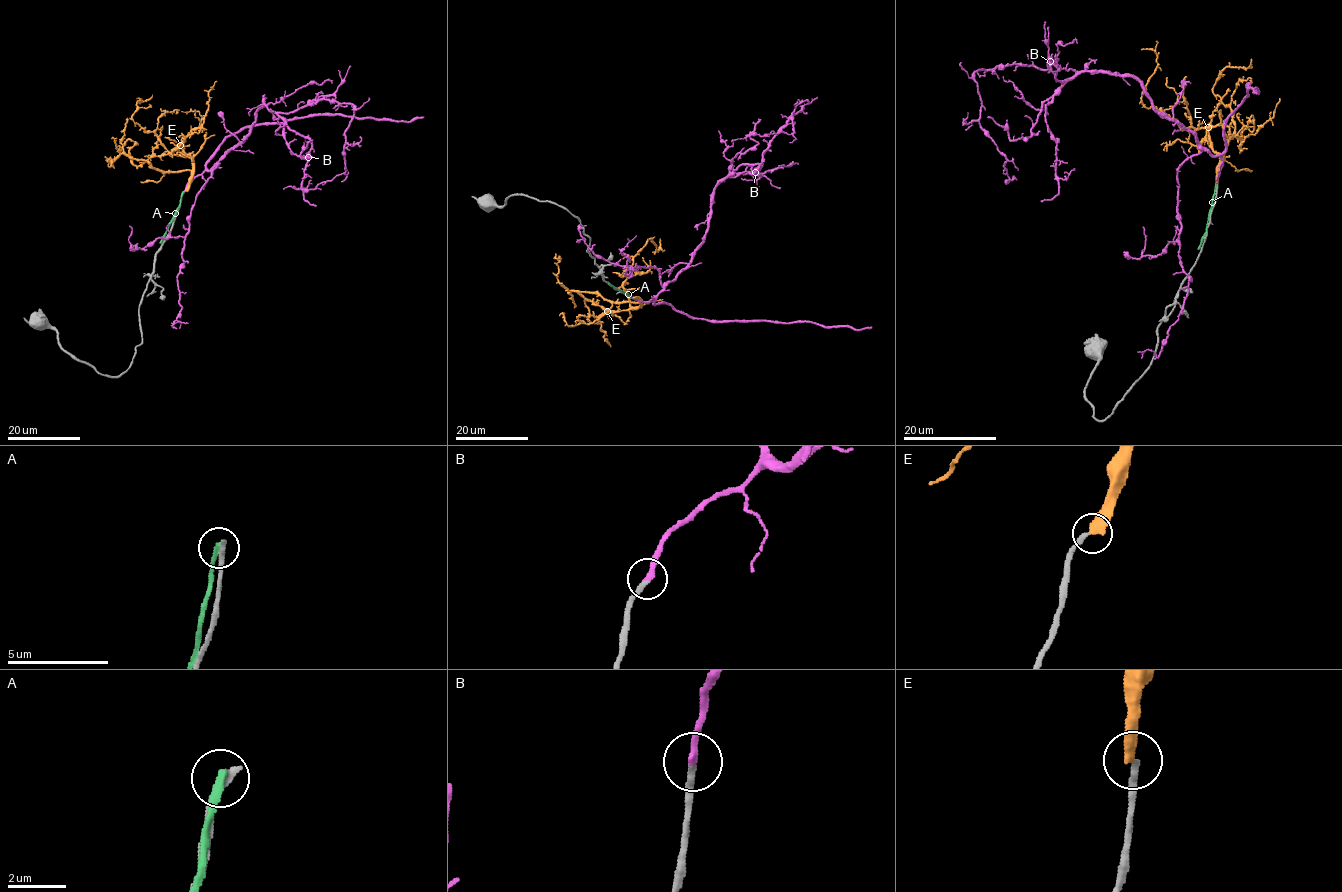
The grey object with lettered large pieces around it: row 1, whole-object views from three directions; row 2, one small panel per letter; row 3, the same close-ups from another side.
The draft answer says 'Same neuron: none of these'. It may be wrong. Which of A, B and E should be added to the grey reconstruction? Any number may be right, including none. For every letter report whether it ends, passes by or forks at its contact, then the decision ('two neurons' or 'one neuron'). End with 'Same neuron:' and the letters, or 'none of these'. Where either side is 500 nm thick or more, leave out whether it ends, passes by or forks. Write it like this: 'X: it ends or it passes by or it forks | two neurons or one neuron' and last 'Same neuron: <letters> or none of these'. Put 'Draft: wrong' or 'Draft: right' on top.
Draft: wrong
A: it ends | two neurons
B: it ends | one neuron
E: it ends | two neurons
Same neuron: B

